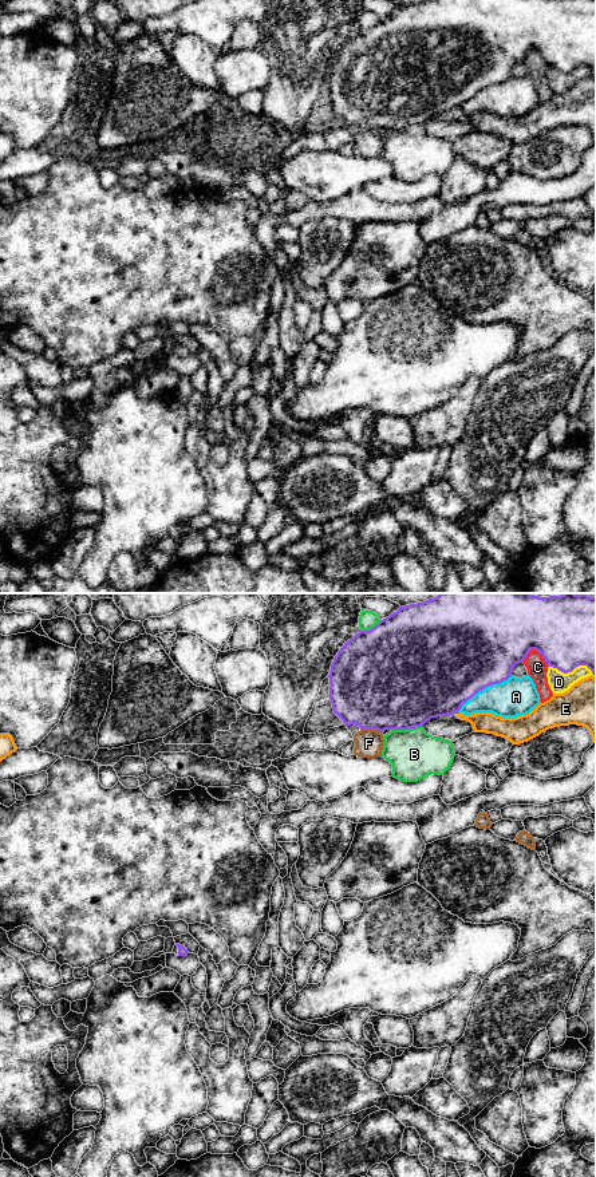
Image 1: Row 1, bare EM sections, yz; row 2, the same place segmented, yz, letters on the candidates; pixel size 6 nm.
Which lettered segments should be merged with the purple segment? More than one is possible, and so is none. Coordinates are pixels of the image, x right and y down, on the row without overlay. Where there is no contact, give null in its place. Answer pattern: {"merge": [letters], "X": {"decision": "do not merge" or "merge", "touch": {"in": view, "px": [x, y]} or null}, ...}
{"merge": [], "A": {"decision": "do not merge", "touch": {"in": "yz", "px": [482, 89]}}, "B": {"decision": "do not merge", "touch": {"in": "yz", "px": [406, 129]}}, "C": {"decision": "do not merge", "touch": {"in": "yz", "px": [537, 50]}}, "D": {"decision": "do not merge", "touch": {"in": "yz", "px": [572, 70]}}, "E": {"decision": "do not merge", "touch": {"in": "yz", "px": [457, 113]}}, "F": {"decision": "do not merge", "touch": {"in": "yz", "px": [371, 129]}}}

